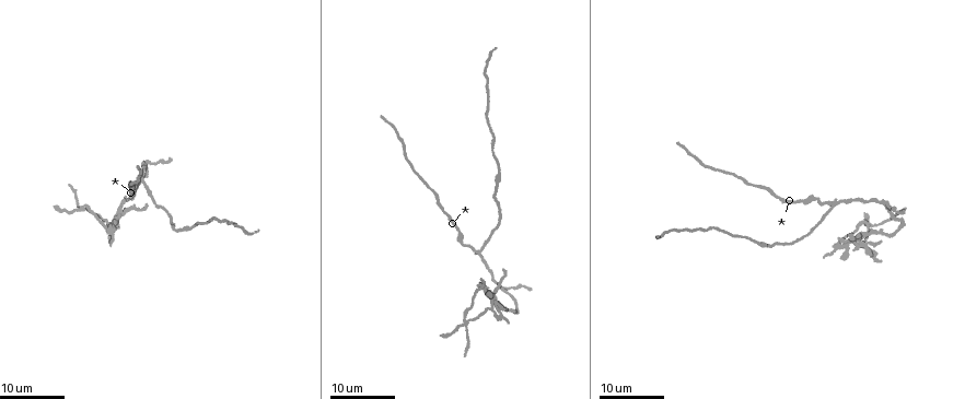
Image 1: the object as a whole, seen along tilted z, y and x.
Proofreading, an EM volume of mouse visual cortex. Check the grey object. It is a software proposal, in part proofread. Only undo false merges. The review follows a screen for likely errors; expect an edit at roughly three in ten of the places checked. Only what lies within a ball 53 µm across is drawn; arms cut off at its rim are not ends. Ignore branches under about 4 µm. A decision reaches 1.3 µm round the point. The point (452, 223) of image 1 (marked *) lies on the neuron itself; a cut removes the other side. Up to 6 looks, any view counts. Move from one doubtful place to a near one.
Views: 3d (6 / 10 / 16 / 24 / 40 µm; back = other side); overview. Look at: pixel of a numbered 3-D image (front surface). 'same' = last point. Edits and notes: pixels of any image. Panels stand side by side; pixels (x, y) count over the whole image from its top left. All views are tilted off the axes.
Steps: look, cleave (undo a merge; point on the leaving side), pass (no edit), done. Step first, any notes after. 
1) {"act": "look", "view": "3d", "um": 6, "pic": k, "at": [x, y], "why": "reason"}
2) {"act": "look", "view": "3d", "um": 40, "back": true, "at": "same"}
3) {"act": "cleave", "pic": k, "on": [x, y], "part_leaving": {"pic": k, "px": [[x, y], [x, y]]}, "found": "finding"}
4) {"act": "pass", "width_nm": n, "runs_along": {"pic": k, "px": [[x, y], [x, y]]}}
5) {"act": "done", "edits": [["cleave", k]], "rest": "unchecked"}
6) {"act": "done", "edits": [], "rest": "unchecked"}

{"act": "look", "view": "3d", "um": 16, "pic": 1, "at": [141, 178], "why": "side arm on a straight run"}

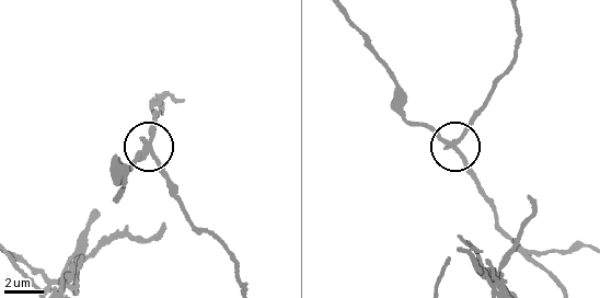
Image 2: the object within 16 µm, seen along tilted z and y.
{"act": "look", "view": "3d", "um": 6, "pic": 2, "at": [147, 148]}

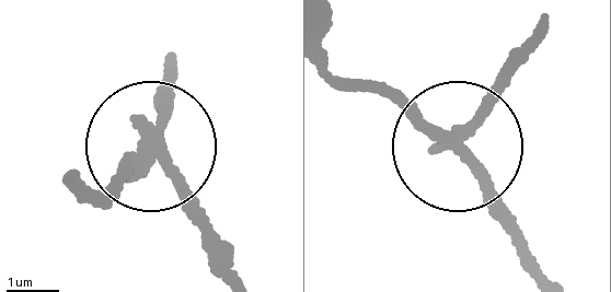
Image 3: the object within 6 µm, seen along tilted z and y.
{"act": "cleave", "pic": 3, "on": [193, 207], "side_arm_um": 38, "arms": 3, "found": "two neurons meet here"}

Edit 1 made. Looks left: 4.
{"act": "look", "view": "3d", "um": 16, "pic": 1, "at": [504, 291], "why": "three-way junction"}

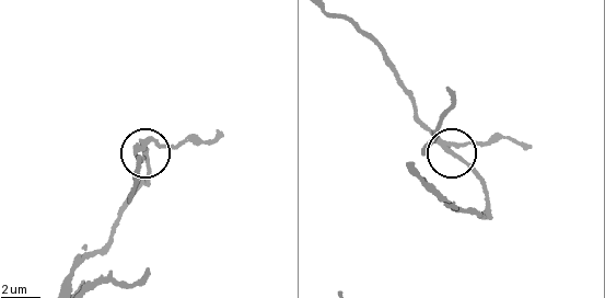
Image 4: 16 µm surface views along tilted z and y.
{"act": "look", "view": "3d", "um": 6, "pic": 4, "at": [450, 151], "why": "closer look"}

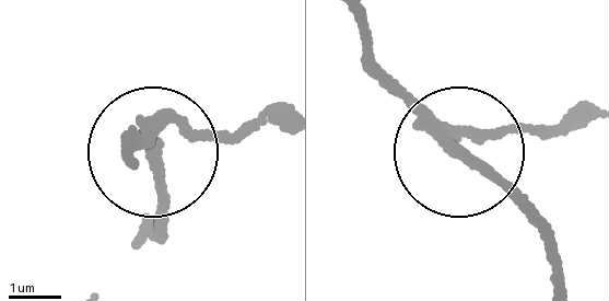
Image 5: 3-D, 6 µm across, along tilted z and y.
{"act": "cleave", "pic": 5, "on": [215, 138], "arms": 3, "part_leaving": {"pic": 5, "px": [[154, 120], [208, 137], [282, 120]]}, "found": "two neurons meet here"}

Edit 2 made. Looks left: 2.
{"act": "done", "edits": [["cleave", 3], ["cleave", 5]], "rest": "unchecked"}

